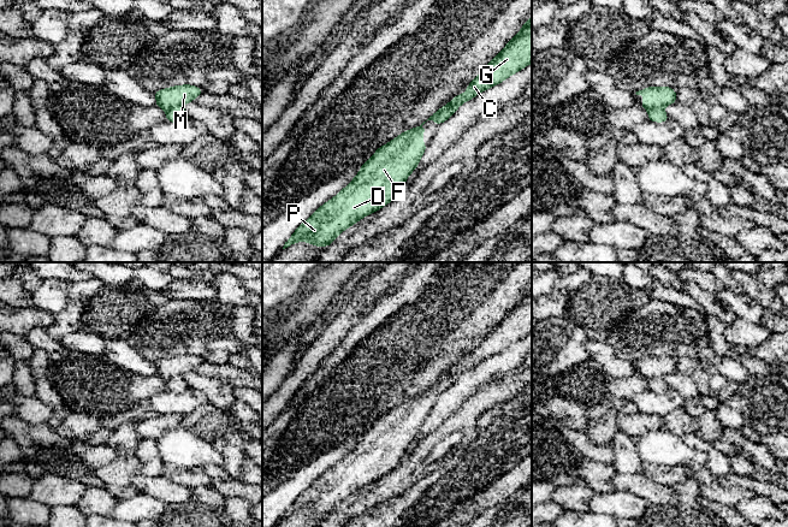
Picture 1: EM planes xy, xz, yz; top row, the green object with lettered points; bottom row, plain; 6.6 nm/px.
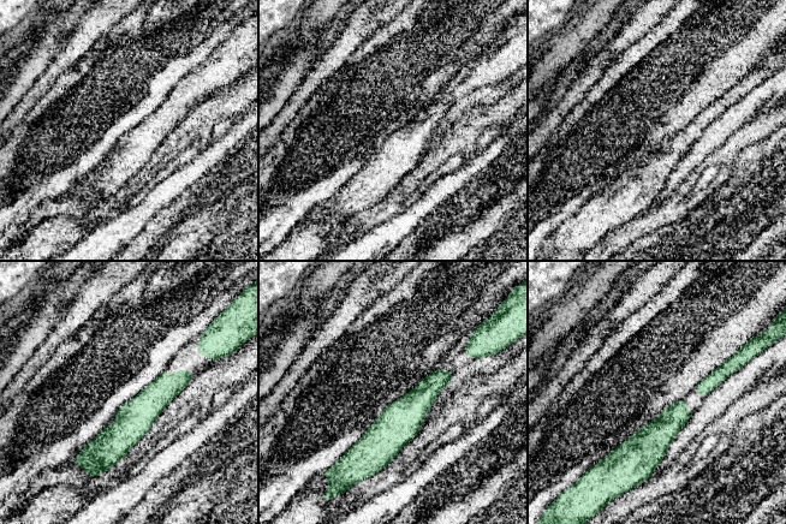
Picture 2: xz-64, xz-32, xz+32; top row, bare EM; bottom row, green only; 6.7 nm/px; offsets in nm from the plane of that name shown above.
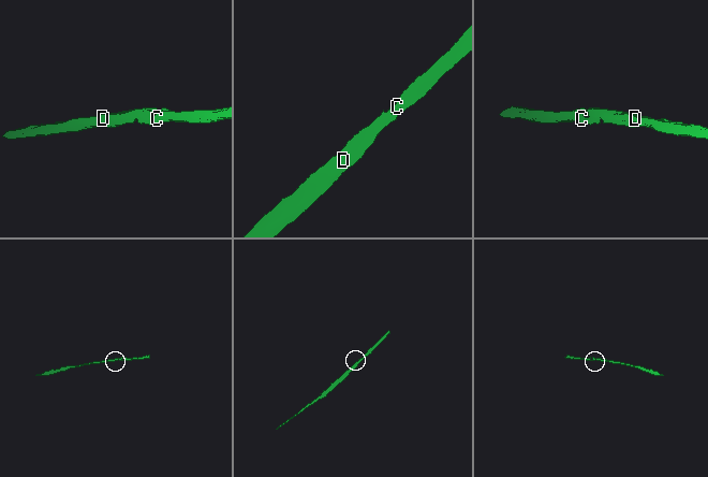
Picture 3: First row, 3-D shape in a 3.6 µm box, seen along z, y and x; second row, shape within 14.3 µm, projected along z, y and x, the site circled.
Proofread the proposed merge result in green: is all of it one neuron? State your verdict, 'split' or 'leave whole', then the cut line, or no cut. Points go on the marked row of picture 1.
leave whole | no cut

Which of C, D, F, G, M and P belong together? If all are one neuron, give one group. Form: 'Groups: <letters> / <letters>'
Groups: C D F G M P

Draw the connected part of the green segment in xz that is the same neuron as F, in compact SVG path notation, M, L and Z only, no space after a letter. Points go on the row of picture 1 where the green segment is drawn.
M425 123L399 134L396 138L378 148L374 155L363 162L359 173L344 189L319 207L314 214L295 230L283 249L300 241L316 247L328 247L344 230L397 197L427 148L422 141L422 134L427 131L422 126Z

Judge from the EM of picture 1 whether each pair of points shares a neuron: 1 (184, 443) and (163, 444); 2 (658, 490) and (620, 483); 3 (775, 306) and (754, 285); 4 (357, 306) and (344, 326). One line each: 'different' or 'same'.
1: same
2: same
3: same
4: same

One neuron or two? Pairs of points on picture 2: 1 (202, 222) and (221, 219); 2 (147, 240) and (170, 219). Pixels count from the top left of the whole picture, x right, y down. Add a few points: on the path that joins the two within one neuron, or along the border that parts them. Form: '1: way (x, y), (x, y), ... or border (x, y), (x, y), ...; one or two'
1: way (207, 220), (216, 219); one
2: way (153, 234), (164, 224); one

